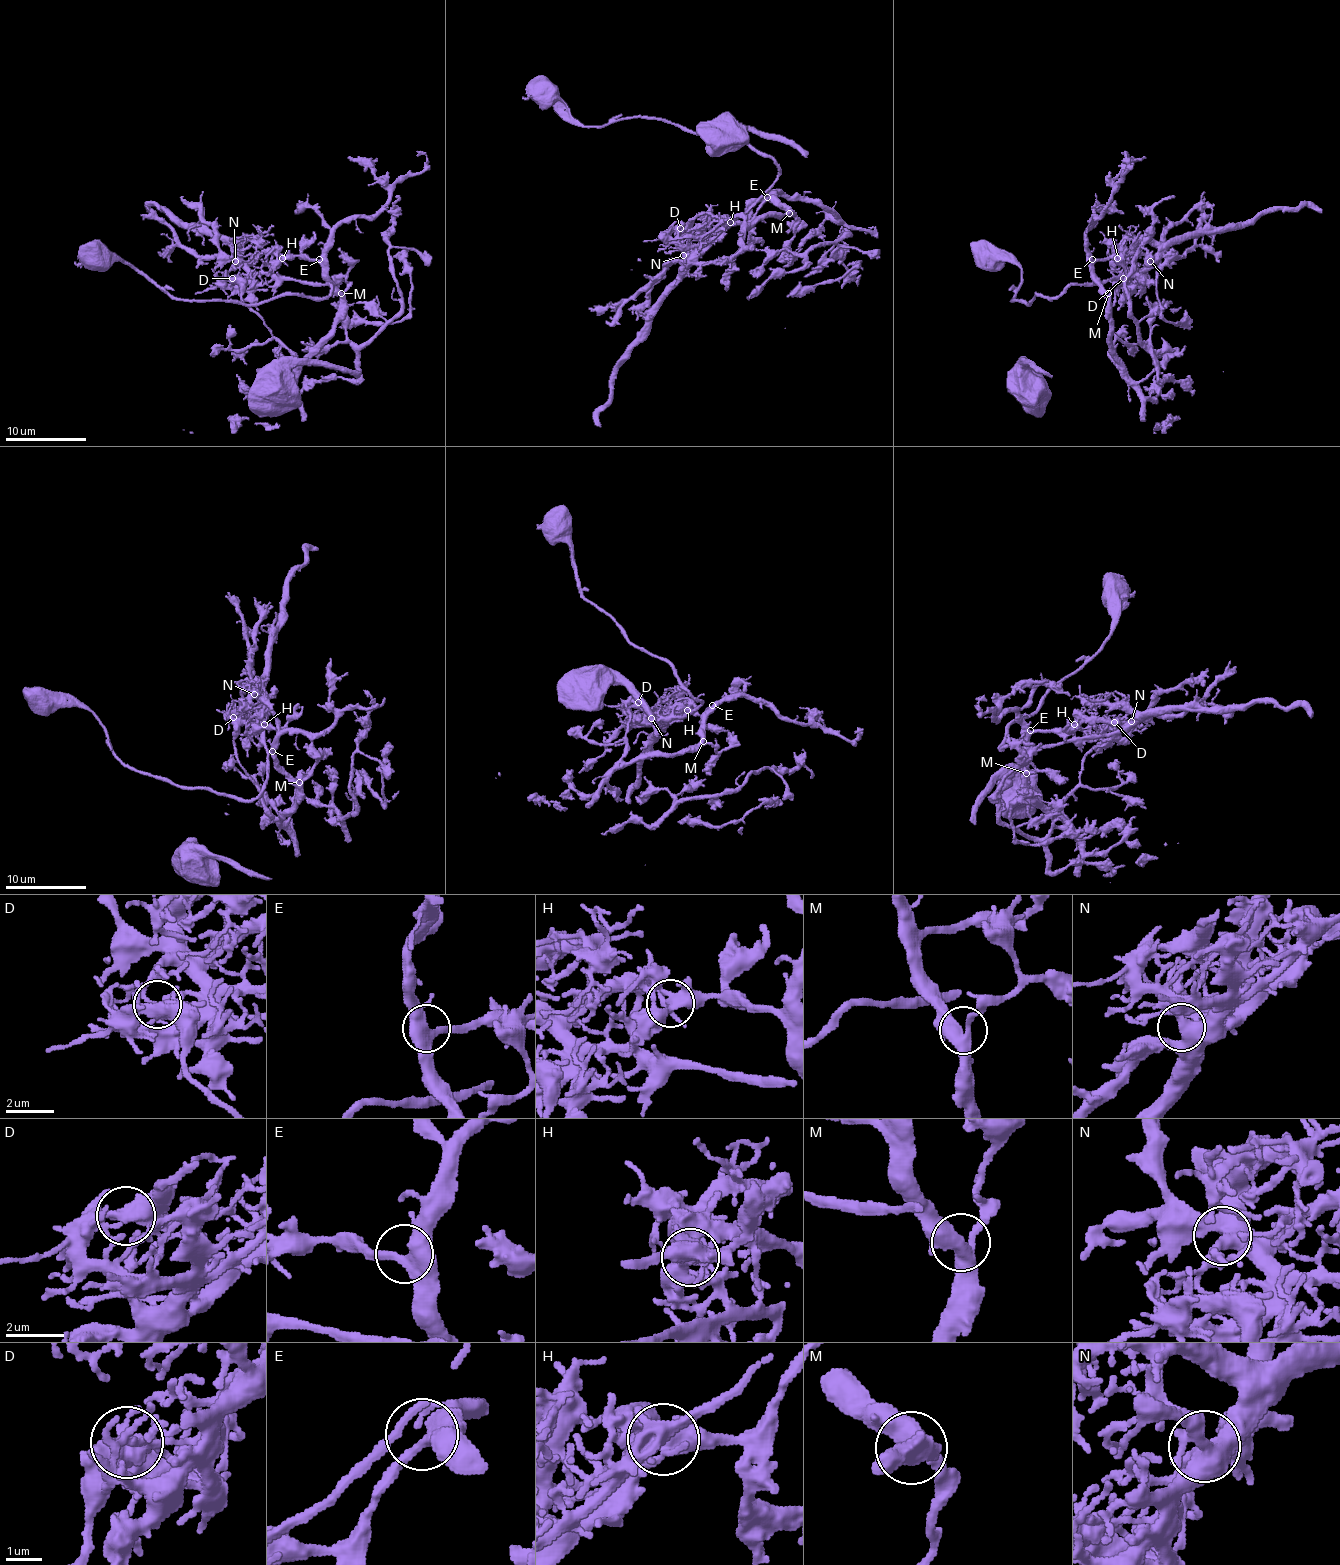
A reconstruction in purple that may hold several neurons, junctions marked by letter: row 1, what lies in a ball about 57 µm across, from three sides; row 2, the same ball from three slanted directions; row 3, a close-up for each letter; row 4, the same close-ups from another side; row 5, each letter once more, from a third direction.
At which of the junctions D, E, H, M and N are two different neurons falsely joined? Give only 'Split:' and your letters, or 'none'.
Split: D, H

